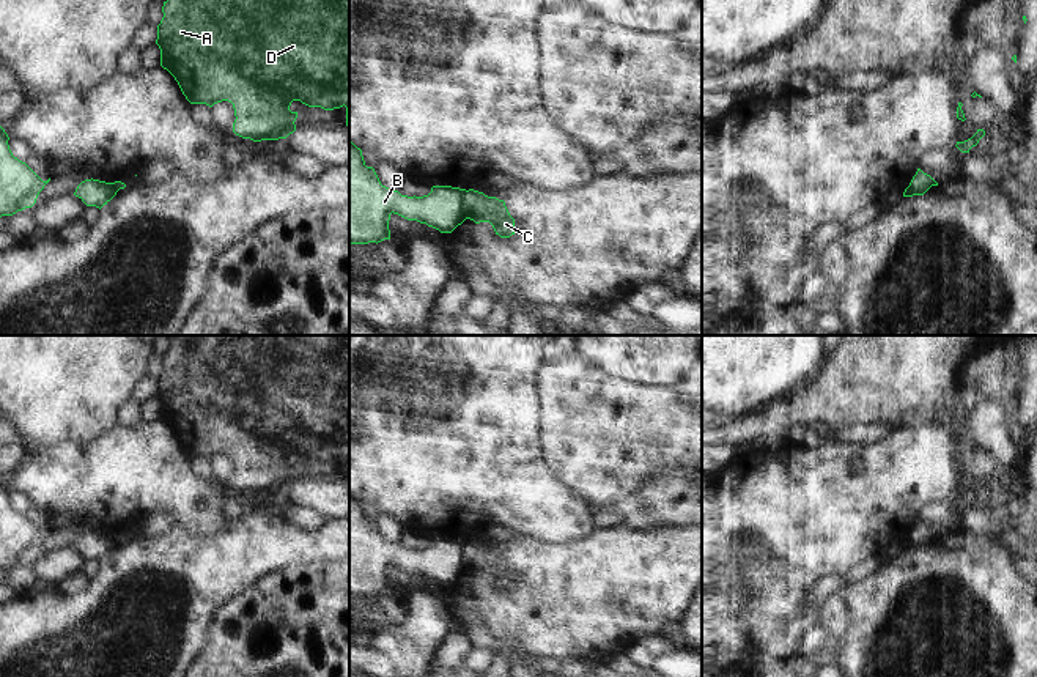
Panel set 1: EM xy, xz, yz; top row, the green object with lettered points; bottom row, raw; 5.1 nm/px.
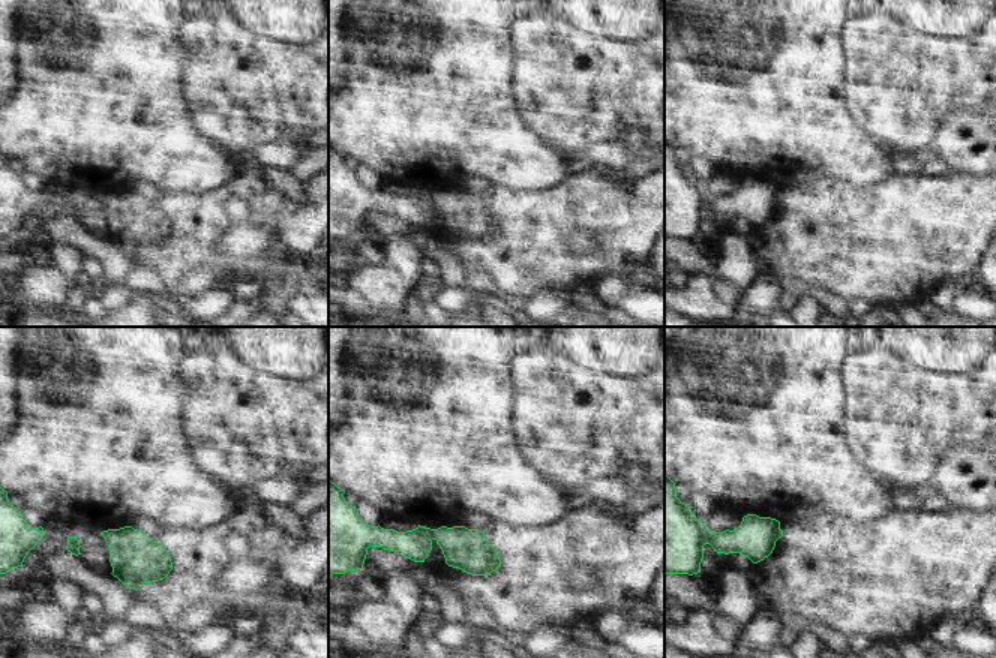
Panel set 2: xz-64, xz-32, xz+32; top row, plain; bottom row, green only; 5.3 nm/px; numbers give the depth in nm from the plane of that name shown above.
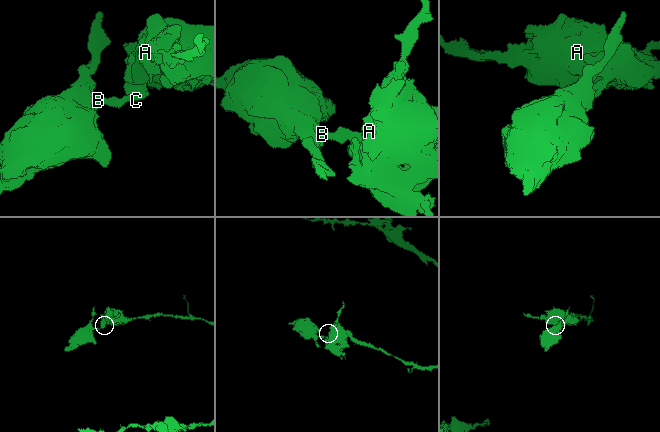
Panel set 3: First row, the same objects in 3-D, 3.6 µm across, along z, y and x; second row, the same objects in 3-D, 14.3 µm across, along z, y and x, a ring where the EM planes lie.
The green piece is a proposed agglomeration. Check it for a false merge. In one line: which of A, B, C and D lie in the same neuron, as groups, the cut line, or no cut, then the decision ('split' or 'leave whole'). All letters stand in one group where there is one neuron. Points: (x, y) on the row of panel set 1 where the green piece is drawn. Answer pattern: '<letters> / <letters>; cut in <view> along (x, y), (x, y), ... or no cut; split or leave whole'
A C D / B; cut in xz along (466, 191), (464, 218); split

